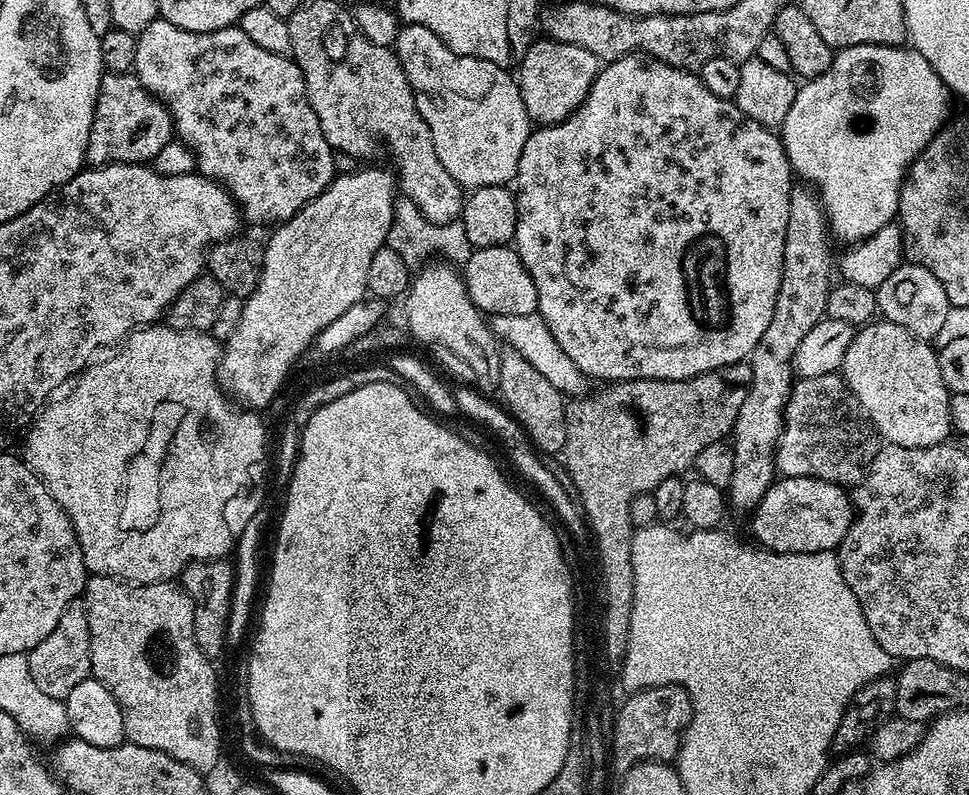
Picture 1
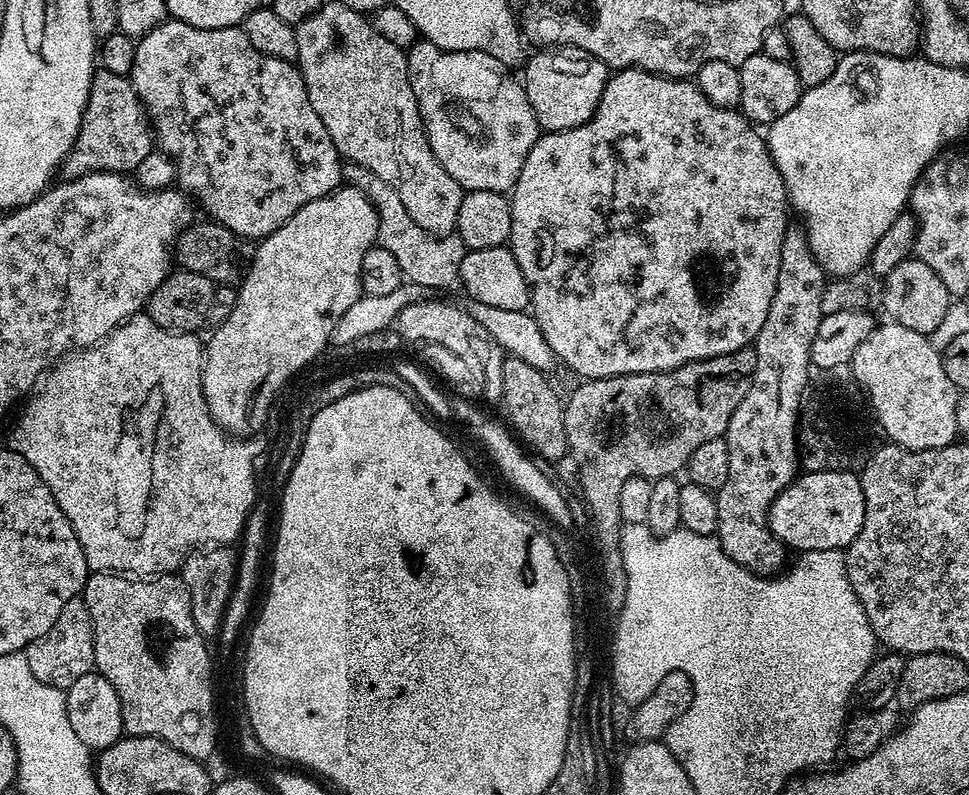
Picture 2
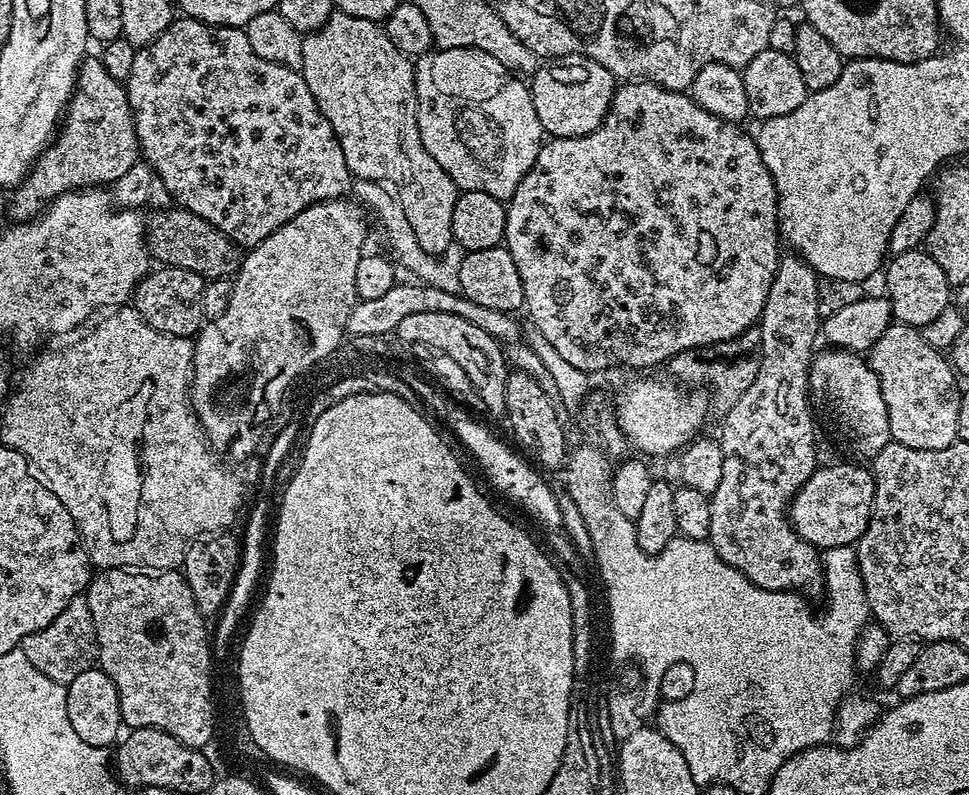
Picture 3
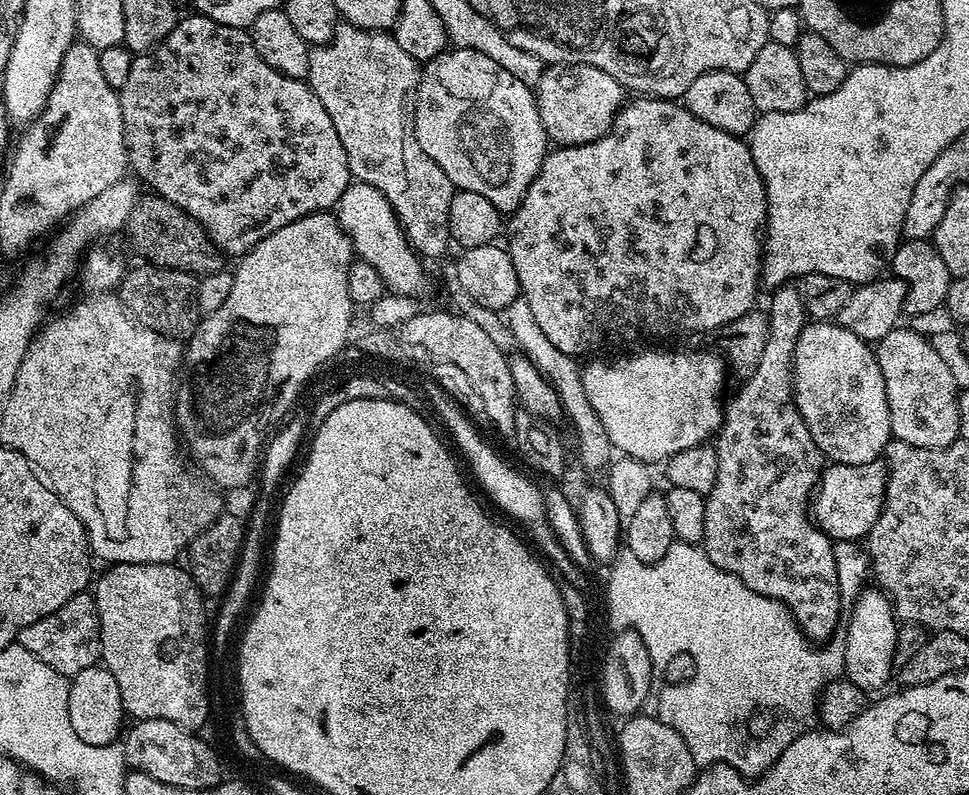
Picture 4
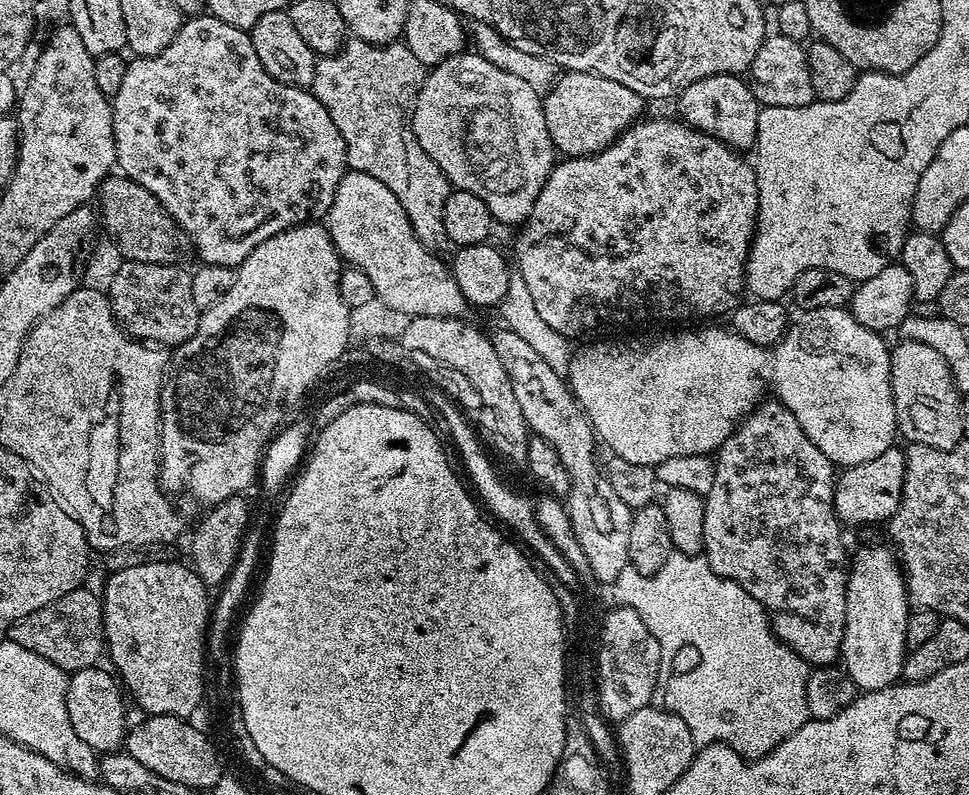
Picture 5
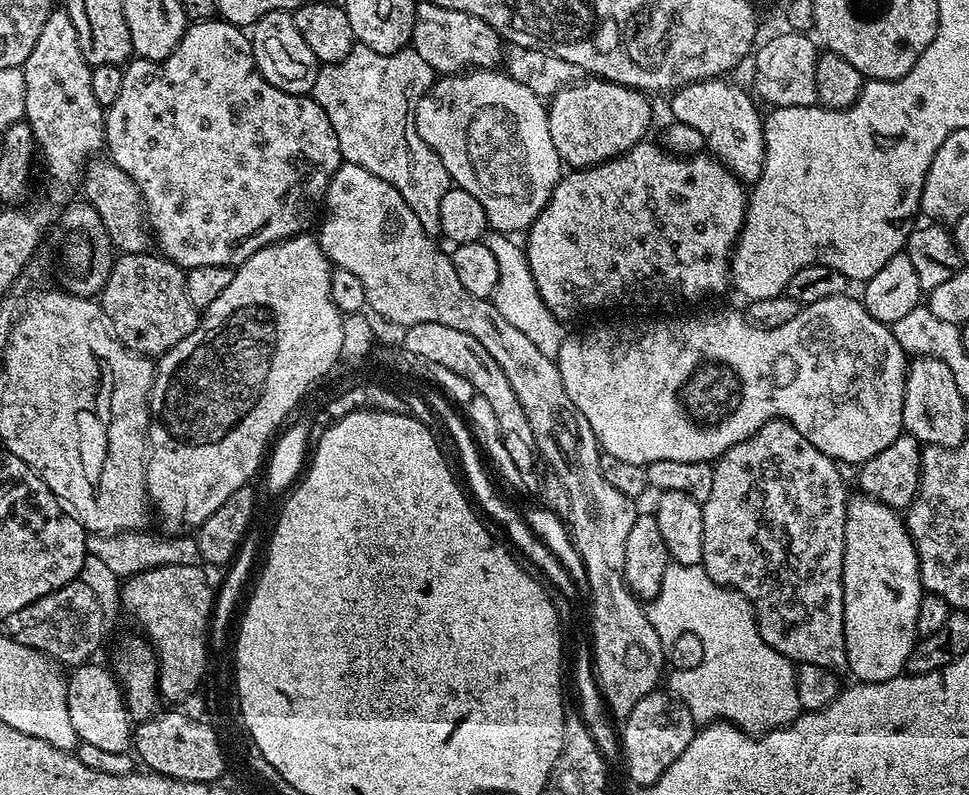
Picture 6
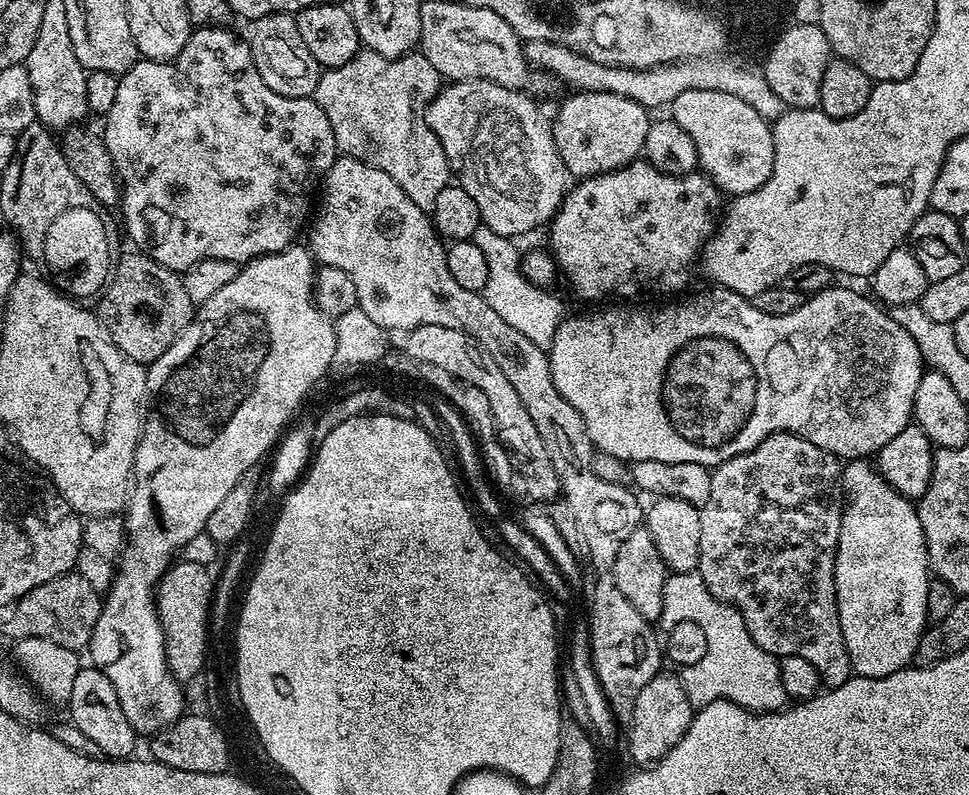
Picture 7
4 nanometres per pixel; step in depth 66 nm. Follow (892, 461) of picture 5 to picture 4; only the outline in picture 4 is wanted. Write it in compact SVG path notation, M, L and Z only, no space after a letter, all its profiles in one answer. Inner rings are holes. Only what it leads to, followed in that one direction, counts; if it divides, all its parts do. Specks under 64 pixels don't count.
M883 459L858 466L829 463L825 467L814 493L810 512L816 525L833 542L838 540L863 541L869 530L878 522L884 508L884 495L888 485L888 465Z

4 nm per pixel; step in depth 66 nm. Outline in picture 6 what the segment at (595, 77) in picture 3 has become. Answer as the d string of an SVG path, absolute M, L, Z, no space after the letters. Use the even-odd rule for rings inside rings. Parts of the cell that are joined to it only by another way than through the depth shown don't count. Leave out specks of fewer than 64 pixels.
M584 78L551 97L547 105L550 139L561 161L569 169L605 164L641 143L652 124L652 104L638 88L615 84L612 80Z

